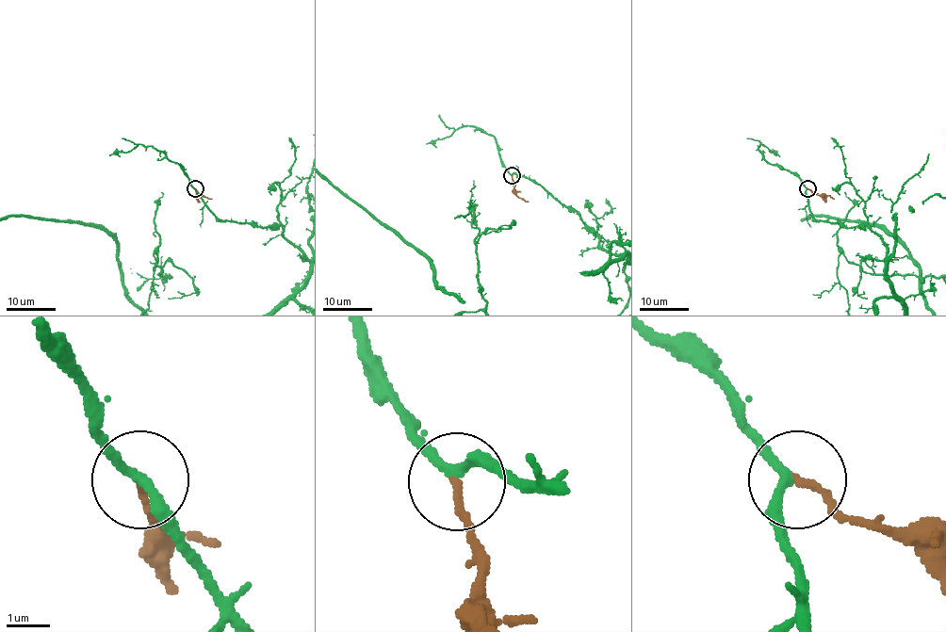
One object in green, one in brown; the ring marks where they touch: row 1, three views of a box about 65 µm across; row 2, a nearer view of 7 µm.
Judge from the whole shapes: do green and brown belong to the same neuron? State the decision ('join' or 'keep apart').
join

